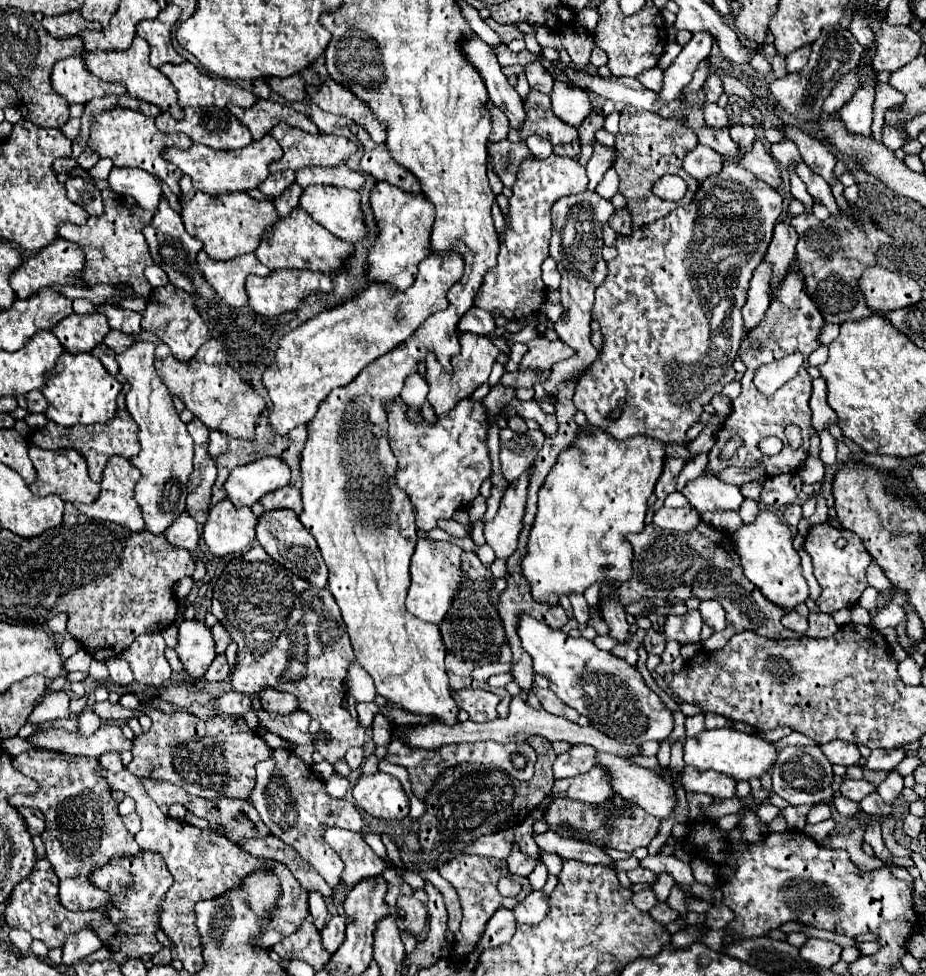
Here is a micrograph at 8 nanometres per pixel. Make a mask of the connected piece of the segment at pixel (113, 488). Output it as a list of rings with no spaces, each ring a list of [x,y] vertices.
[[[114,457],[110,459],[110,463],[106,463],[106,469],[104,469],[104,479],[102,479],[102,491],[100,491],[100,497],[94,501],[94,505],[78,505],[78,511],[82,511],[84,515],[92,517],[92,519],[108,519],[108,521],[114,521],[130,531],[142,531],[144,529],[144,519],[142,519],[142,509],[140,505],[136,503],[134,499],[134,487],[140,479],[140,471],[128,461],[128,459],[122,459],[122,457]]]

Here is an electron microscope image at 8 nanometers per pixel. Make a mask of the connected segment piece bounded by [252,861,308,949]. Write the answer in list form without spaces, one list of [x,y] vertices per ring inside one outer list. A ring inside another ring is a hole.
[[[270,861],[268,869],[274,871],[274,875],[280,879],[282,895],[278,899],[278,907],[270,913],[264,933],[252,939],[252,945],[260,949],[270,949],[274,943],[294,933],[308,915],[308,893],[300,887],[290,869],[278,861]]]

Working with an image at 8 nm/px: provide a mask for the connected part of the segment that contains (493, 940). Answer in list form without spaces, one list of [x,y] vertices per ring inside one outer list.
[[[500,907],[496,911],[496,915],[486,923],[486,931],[484,931],[476,949],[482,951],[482,949],[492,949],[502,943],[508,943],[508,939],[512,939],[514,931],[516,931],[514,911]]]

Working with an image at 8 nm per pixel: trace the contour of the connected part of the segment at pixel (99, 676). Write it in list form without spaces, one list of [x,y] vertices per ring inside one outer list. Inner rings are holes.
[[[96,659],[92,660],[88,673],[91,677],[97,680],[105,680],[109,676],[106,663],[103,661],[98,661]]]

